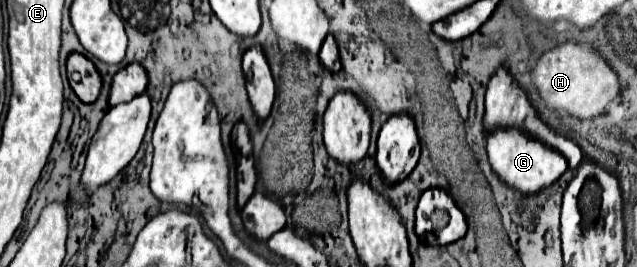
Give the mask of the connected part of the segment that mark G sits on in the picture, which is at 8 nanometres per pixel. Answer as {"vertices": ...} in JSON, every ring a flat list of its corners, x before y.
{"vertices":[[498,127,496,131,490,131,488,159,496,175,524,195,536,195,540,189,552,185,568,169,568,161,564,159,564,155,552,151,546,143,526,135,526,131,516,127]]}

